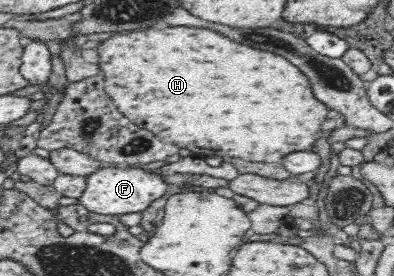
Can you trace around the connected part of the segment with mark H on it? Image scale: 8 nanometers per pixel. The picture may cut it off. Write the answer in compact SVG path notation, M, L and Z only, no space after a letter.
M176 26L166 28L166 34L162 28L114 34L110 38L106 37L104 42L99 42L97 53L100 59L98 69L104 77L104 92L116 108L132 124L143 126L155 136L165 137L179 149L191 149L190 144L194 144L201 150L215 150L225 158L278 163L288 152L307 151L317 142L320 124L328 112L312 96L308 78L288 60L276 54L254 50L250 46L242 46L208 28Z

